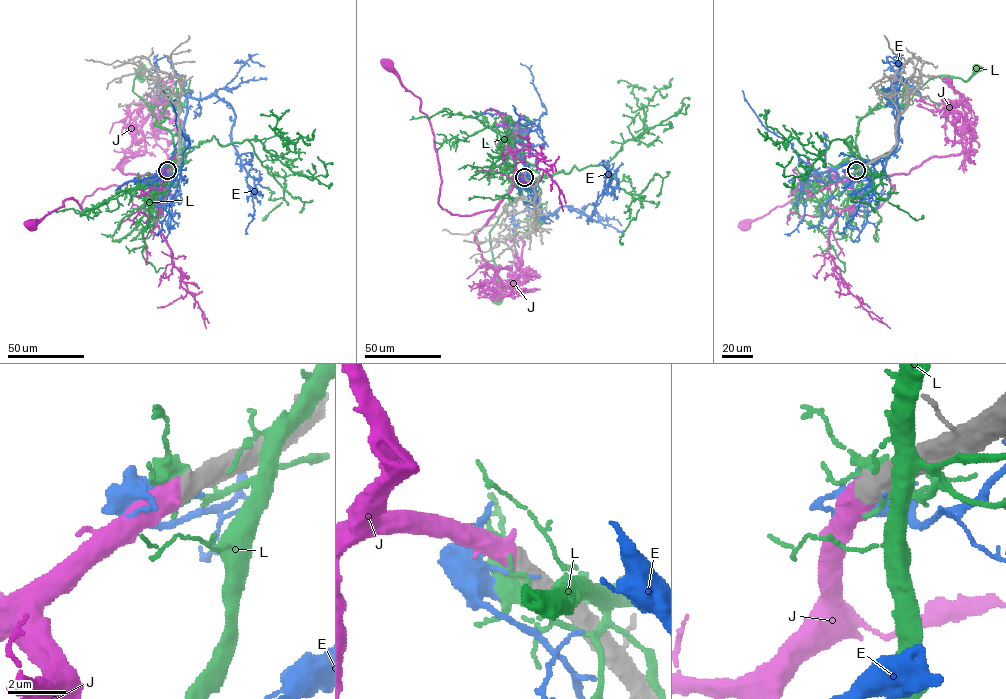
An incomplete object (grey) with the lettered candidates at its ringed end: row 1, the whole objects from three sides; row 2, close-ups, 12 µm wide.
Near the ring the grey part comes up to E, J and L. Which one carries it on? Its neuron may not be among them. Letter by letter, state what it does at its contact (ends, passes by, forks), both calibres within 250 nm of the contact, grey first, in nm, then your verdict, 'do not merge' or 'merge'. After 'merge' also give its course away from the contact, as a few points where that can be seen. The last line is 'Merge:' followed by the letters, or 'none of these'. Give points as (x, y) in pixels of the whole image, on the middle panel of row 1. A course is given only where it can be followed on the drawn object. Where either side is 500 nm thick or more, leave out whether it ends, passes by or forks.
E: 750 nm thick on the grey side, 140 nm on the other; do not merge
J: 650 nm thick on the grey side, 700 nm on the other; merge; it runs (524, 177), (513, 178), (511, 190), (493, 210), (453, 215), (441, 208), (441, 177), (428, 117), (388, 64)
L: 750 nm thick on the grey side, 550 nm on the other; do not merge
Merge: J

